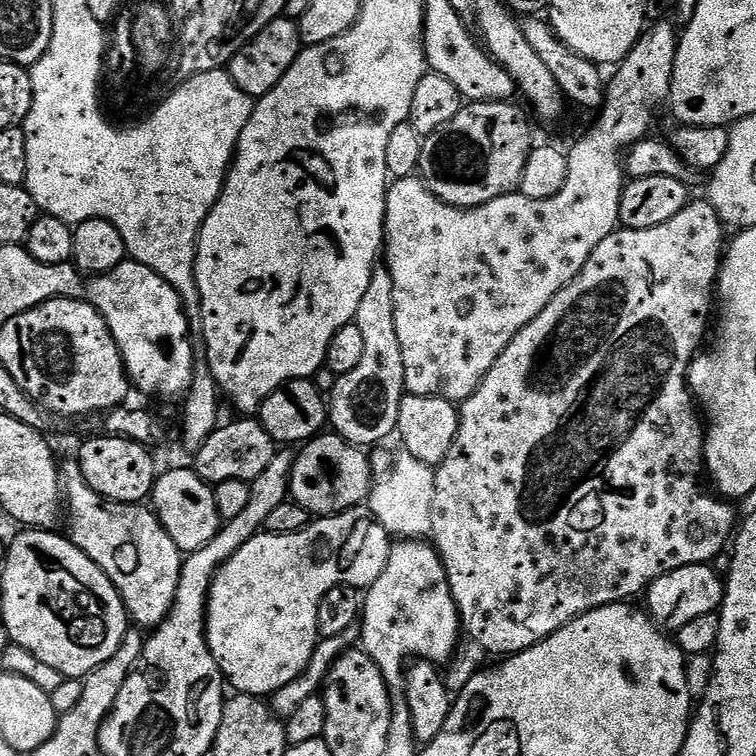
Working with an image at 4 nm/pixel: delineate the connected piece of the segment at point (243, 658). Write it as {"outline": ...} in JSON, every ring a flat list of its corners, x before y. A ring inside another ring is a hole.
{"outline":[[357,506,347,508,344,512,321,515,294,534,274,534,265,530,259,536,250,538,250,542,246,542,246,546,242,546,242,550,238,550,238,554,234,554,218,569,208,595,208,618,206,621,208,645,214,654,214,662,218,662,225,681,231,687,233,684,237,693,261,698,271,697,272,693,282,690,282,686,286,686,286,682,294,682,294,678,298,678,306,670,306,666,316,649,318,643,318,606,322,602,322,598,326,598,326,594,330,590,334,590,334,586,345,584,351,588,366,590,371,584,378,582,378,576,382,574,382,570,386,570,386,562,390,558,393,543,393,537,372,516,371,510,366,506]]}

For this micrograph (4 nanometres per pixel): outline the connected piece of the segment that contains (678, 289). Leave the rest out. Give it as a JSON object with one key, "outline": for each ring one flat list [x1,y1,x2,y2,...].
{"outline":[[700,198,700,200,693,199,681,212,674,214,674,218,670,218,670,222,662,222,662,226,650,226,646,230,630,230,629,228,621,227,619,230,611,232,609,236,602,238,602,242,598,242,598,250,594,250,594,254,590,254,590,258,586,262,586,266,582,266,578,278,574,278,574,282,570,282,564,287,552,299,550,306,546,306,546,310,542,310,542,314,538,314,538,318,534,318,534,322,527,324,513,338,510,346,506,346,506,350,498,358,498,362,494,362,494,366,486,374,486,378,482,378,478,390,474,390,474,394,470,398,466,398,459,405,460,425,458,426,458,434,454,438,454,446,450,446,450,454,446,454,446,458,435,469,436,489,434,490,433,528,430,540,435,547,436,553,440,556,440,561,444,563,446,578,450,582,452,597,456,603,457,610,460,611,460,622,463,631,466,633,467,639,471,643,482,646,485,653,492,655,493,652,494,655,500,656,496,658,507,658,517,652,524,652,527,648,533,648,535,644,542,642,550,634,562,630,562,626,566,626,574,618,578,618,595,608,631,601,633,598,636,598,632,596,638,595,639,592,640,595,647,593,649,586,658,578,662,578,674,570,682,570,682,566,709,563,719,552,723,552,729,547,730,541,734,536,734,529,738,524,738,512,727,499,713,494,706,483,706,465,704,463,706,428,702,423,701,413,694,403,692,390,688,387,688,367,691,366,697,353,701,351,702,345,700,343,703,342,704,331,708,328,708,315,711,312,713,315,714,312,714,293,718,288,720,265,726,251,726,236,724,240,724,232,726,233,725,225,721,224,714,206,704,198]]}

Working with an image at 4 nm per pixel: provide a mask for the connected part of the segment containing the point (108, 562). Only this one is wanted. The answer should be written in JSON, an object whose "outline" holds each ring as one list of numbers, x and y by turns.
{"outline":[[79,467,66,472,67,535,74,546,89,556,119,590,129,617,141,629,157,628,170,614,178,594,184,556,180,547,166,534,160,519,144,504,115,504,105,500,86,482]]}

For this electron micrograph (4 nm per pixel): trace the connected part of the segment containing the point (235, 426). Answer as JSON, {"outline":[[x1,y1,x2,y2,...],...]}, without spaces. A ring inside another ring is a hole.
{"outline":[[236,418,233,424,221,423,212,431,210,438,194,453,194,471,199,474,207,484,218,485,231,480,246,480,251,482,270,466,276,457,278,445,275,440,266,434,266,430,256,418]]}

